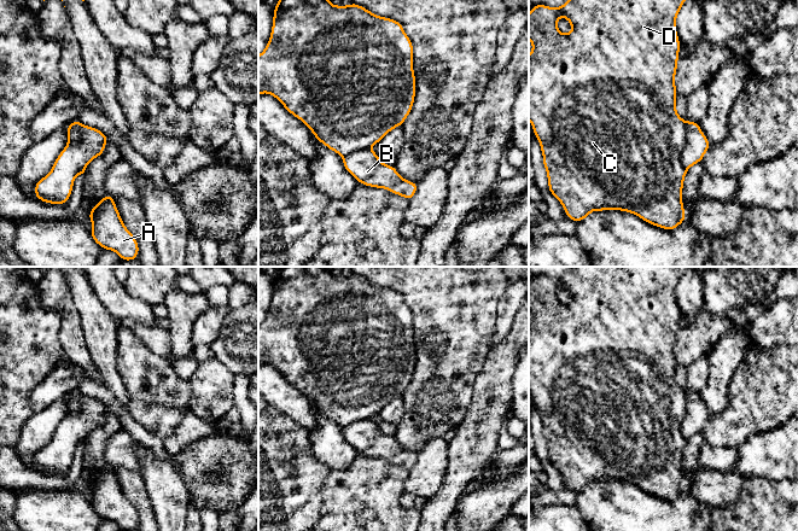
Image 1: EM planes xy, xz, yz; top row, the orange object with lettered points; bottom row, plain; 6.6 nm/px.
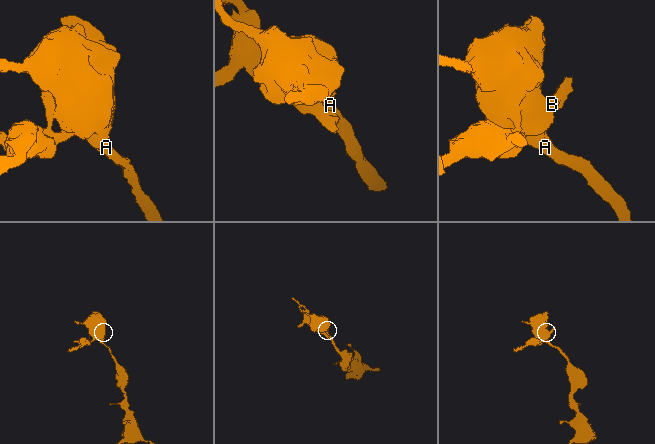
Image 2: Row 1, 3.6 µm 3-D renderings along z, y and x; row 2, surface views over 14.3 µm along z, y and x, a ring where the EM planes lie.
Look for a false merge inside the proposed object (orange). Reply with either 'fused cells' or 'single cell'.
fused cells

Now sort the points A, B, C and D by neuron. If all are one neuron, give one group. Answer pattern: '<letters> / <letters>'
A C D / B

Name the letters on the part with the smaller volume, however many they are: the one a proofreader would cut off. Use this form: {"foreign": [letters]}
{"foreign": ["B"]}

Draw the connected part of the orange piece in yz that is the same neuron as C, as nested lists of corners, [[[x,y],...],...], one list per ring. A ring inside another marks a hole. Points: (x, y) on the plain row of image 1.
[[[572,267],[559,279],[547,275],[534,275],[529,284],[529,310],[532,321],[529,325],[529,391],[541,416],[543,436],[547,442],[548,460],[563,475],[566,488],[583,491],[590,483],[599,480],[627,482],[658,498],[674,501],[685,490],[682,472],[683,450],[687,440],[681,433],[686,416],[687,392],[676,381],[675,345],[680,323],[680,309],[676,302],[676,287],[688,267]],[[558,288],[566,288],[572,300],[561,304]]]

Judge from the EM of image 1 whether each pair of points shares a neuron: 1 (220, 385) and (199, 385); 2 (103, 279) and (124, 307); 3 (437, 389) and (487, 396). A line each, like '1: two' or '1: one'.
1: one
2: one
3: two

